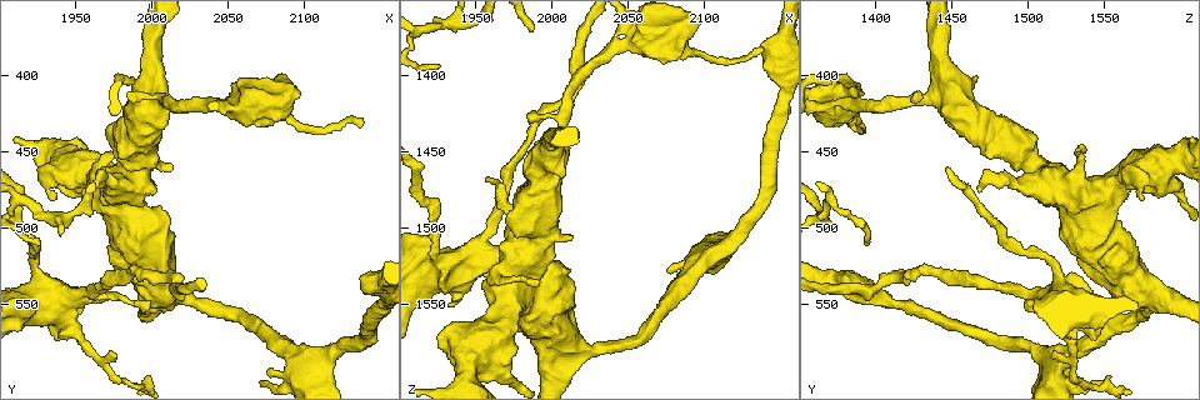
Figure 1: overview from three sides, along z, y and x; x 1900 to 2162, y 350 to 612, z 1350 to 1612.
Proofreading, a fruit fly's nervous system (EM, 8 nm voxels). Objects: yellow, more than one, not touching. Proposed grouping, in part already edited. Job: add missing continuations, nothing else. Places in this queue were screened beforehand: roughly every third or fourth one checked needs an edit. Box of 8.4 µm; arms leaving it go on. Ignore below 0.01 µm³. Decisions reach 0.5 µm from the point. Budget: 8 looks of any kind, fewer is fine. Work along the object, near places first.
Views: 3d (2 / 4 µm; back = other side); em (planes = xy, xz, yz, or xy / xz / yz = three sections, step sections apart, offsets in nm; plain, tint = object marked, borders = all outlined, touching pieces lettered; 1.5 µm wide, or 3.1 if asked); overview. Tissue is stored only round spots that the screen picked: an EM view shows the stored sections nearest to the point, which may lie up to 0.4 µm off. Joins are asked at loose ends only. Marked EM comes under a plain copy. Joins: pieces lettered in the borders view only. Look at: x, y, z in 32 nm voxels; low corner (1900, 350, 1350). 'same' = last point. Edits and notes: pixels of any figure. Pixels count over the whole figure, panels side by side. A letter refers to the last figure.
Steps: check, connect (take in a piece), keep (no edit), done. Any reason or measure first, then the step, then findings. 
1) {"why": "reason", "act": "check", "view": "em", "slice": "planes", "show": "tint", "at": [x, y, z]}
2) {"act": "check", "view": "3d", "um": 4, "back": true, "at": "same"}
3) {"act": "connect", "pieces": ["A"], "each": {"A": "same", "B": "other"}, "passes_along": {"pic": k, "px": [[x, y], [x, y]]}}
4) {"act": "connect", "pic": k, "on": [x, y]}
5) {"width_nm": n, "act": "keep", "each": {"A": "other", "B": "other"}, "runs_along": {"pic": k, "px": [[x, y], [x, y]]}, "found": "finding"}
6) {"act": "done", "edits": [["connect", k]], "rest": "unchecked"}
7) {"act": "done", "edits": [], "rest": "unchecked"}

{"why": "free end", "act": "check", "view": "em", "slice": "yz", "step": 8, "show": "borders", "at": [2076, 596, 1528]}

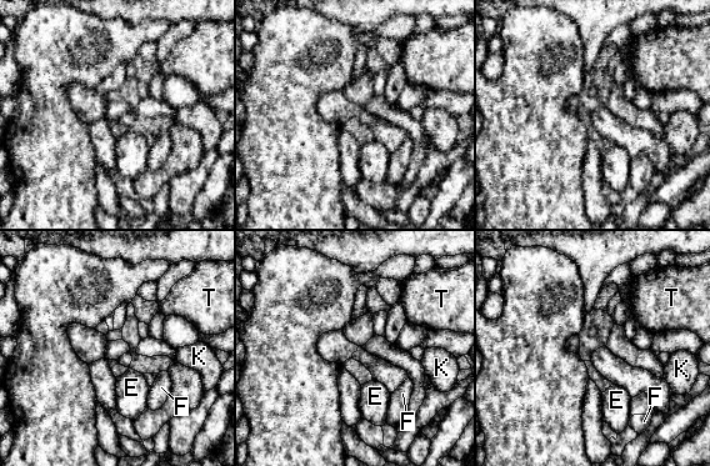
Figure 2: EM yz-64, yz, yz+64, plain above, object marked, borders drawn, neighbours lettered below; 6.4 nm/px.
{"act": "check", "view": "em", "slice": "planes", "show": "borders", "at": "same"}

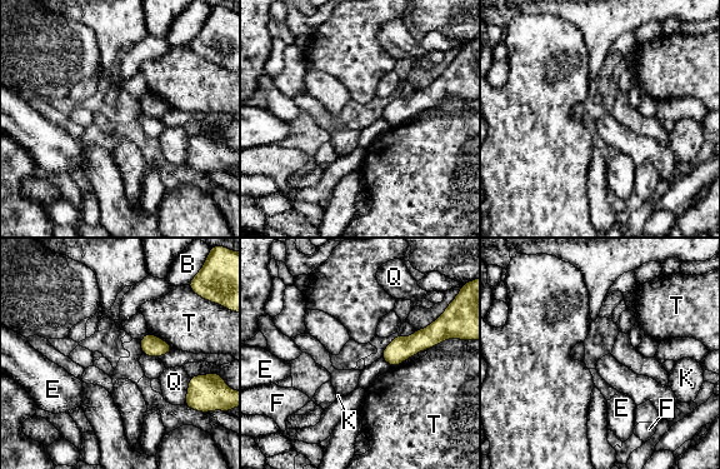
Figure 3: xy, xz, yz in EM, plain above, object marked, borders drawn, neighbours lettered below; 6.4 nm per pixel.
{"act": "keep", "each": {"B": "other", "E": "other", "F": "other", "K": "other", "Q": "other", "T": "other"}, "border": {"pic": 3, "px": [[468, 340], [449, 338], [428, 349]]}, "found": "no lettered piece goes on from it"}

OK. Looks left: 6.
{"why": "tapers out", "act": "check", "view": "3d", "um": 4, "at": [1976, 586, 1516]}

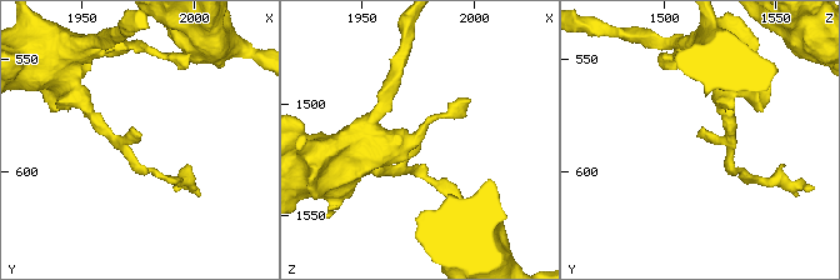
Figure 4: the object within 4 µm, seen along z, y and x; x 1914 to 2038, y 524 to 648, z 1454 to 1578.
{"why": "now the EM", "act": "check", "view": "em", "slice": "xz", "step": 8, "show": "tint", "at": [1976, 585, 1517]}

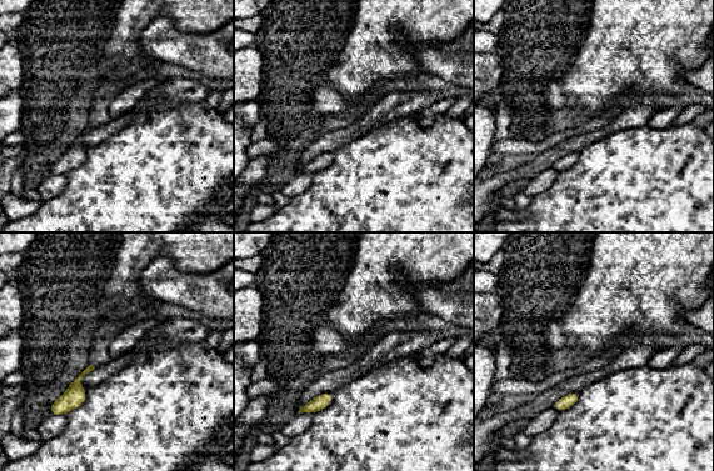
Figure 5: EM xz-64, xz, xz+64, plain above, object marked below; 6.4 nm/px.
{"act": "check", "view": "em", "slice": "planes", "show": "borders", "at": "same"}

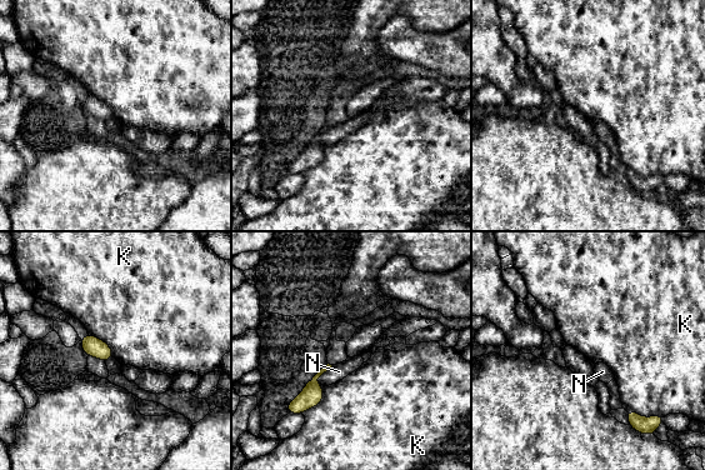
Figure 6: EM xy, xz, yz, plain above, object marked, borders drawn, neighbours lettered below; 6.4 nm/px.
{"act": "keep", "each": {"K": "other", "N": "other"}, "found": "no lettered piece goes on from it"}

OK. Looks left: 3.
{"why": "stops while still wide", "act": "check", "view": "em", "slice": "planes", "show": "borders", "at": [2008, 404, 1466]}

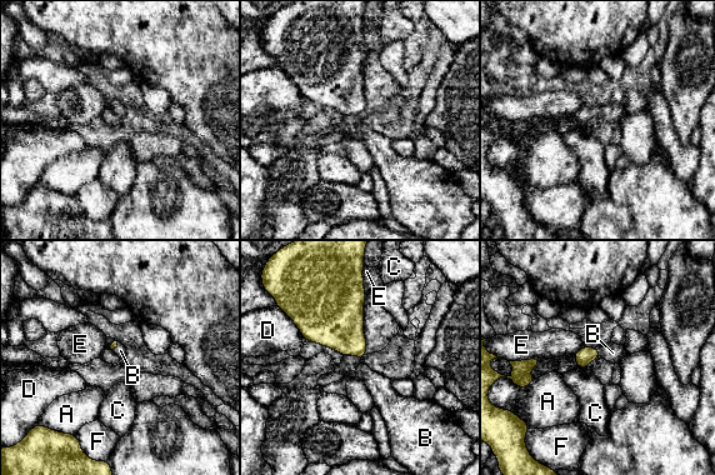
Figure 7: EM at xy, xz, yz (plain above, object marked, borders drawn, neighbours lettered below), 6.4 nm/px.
{"act": "connect", "pieces": ["B"], "each": {"A": "other", "B": "same", "C": "other", "D": "other", "E": "other", "F": "other"}, "passes_along": {"pic": 7, "px": [[585, 355], [599, 351], [613, 353]]}, "found": "the neuron continues"}

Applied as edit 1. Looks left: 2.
{"act": "done", "edits": [["connect", 7]], "rest": "unchecked"}

